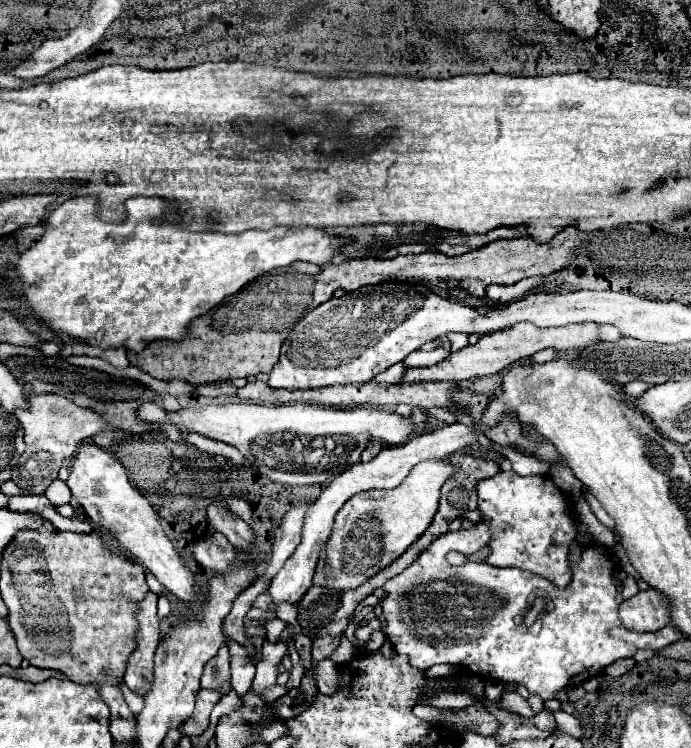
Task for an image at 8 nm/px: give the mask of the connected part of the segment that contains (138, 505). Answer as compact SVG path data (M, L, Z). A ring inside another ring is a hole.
M81 445L71 465L67 485L93 525L107 529L117 539L117 543L131 557L141 561L141 565L147 567L149 573L153 573L175 597L179 597L181 601L193 601L193 575L187 571L183 559L177 555L171 541L163 533L151 503L129 483L127 473L117 459L113 459L105 449L97 445Z

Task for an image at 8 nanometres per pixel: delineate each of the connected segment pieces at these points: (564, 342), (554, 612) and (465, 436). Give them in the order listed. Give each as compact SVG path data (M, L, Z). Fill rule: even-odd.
M517 323L515 327L495 331L495 333L485 333L475 345L467 345L455 353L451 353L445 361L431 365L431 367L417 367L417 369L407 369L405 375L401 377L399 383L417 383L417 381L469 381L473 377L483 377L483 375L495 375L507 365L529 357L541 349L547 347L557 347L557 349L569 349L569 347L587 347L597 341L597 329L599 325L595 323L583 323L583 325L565 325L565 327L549 327L541 329L533 323Z
M475 523L475 525L473 525L471 529L467 529L467 531L459 529L459 531L455 531L455 533L443 533L441 537L433 539L433 543L427 547L427 551L419 553L419 557L417 557L403 573L399 573L397 577L389 579L389 581L383 585L385 599L381 601L381 607L383 607L383 615L387 615L387 619L385 619L385 621L387 621L387 627L385 627L385 629L387 629L387 631L385 631L385 633L387 633L387 639L391 641L393 649L395 649L397 653L409 657L409 661L413 663L413 667L429 669L429 667L433 667L433 665L437 665L437 663L459 665L459 667L467 669L469 673L475 673L475 675L487 677L487 679L495 679L495 681L499 681L499 683L523 683L523 685L529 689L529 693L541 695L541 697L547 701L547 699L553 699L555 693L557 693L559 689L563 689L563 687L567 687L567 685L579 685L579 683L583 683L585 679L595 677L599 671L603 671L607 665L615 663L617 659L625 659L625 657L633 657L633 655L635 655L637 649L635 649L633 645L629 645L629 643L625 643L625 641L617 641L617 639L609 637L609 633L607 633L609 627L617 627L617 625L621 625L621 621L619 621L619 615L617 615L617 601L615 601L617 591L615 591L615 581L613 581L613 575L615 575L615 561L613 561L611 553L609 553L605 547L595 547L595 545L591 545L591 547L585 547L585 549L583 549L581 559L579 559L577 563L571 563L571 567L573 567L573 581L571 581L565 589L559 589L559 587L555 587L551 581L547 581L547 579L543 579L543 577L539 577L539 575L533 575L533 573L529 573L529 571L523 571L523 569L497 569L497 567L491 567L491 565L487 565L487 563L465 563L465 565L461 565L461 567L453 567L453 565L449 565L449 561L447 561L447 557L445 557L449 551L456 551L469 556L486 546L490 540L491 529L489 529L485 523ZM531 595L547 595L547 601L551 601L551 605L553 605L551 611L543 617L543 627L541 627L541 633L539 633L539 635L529 635L527 631L519 629L519 623L515 623L515 619L521 615L521 609L529 603L529 597L531 597Z
M455 423L455 425L445 425L429 435L421 435L411 439L405 445L393 445L383 449L381 453L377 453L371 461L361 461L355 463L353 467L349 467L347 471L343 471L321 495L319 499L307 509L305 515L305 525L303 525L303 539L299 543L299 547L295 549L295 553L285 561L283 569L277 573L277 577L271 581L269 585L269 595L273 597L275 603L279 601L287 601L287 603L297 603L299 599L303 599L303 595L307 593L307 589L313 585L313 575L315 575L315 563L319 563L321 559L321 551L323 545L327 543L329 535L331 535L331 527L333 527L333 519L335 513L357 493L363 491L371 491L371 489L393 489L397 487L407 473L421 461L427 459L447 459L451 453L461 451L463 447L475 443L475 431L469 429L463 423Z

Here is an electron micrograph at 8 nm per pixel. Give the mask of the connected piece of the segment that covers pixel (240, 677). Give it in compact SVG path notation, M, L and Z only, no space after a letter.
M226 637L230 654L232 654L231 687L238 696L251 690L252 681L256 673L255 661L247 657L245 649L232 639Z

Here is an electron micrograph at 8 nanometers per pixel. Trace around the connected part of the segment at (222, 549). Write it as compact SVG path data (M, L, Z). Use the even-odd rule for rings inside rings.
M213 533L209 537L195 541L191 545L191 553L201 567L213 569L217 573L227 571L237 559L233 545L221 533Z

